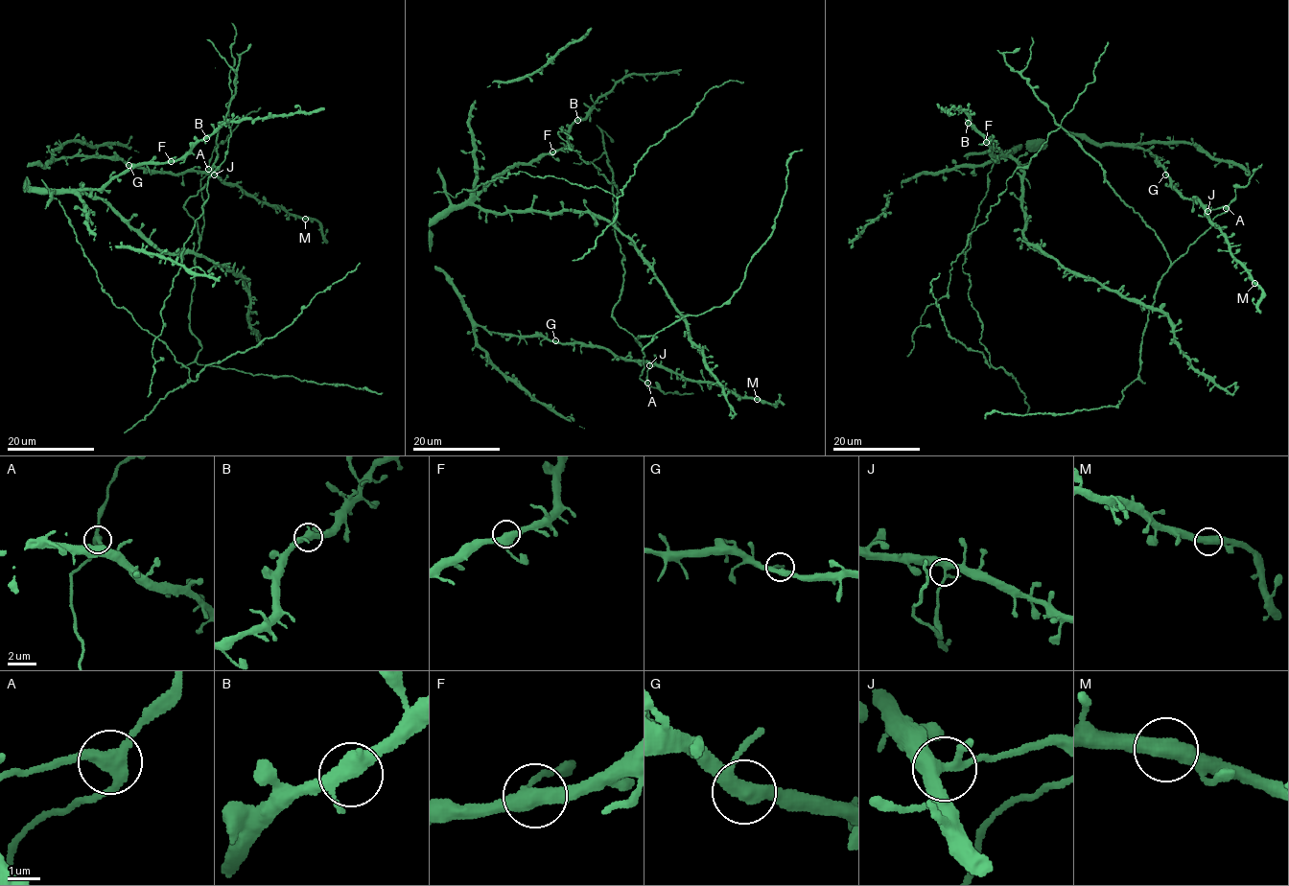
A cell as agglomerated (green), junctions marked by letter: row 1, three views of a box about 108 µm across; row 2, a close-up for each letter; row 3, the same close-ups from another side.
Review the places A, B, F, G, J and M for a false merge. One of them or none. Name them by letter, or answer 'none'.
A

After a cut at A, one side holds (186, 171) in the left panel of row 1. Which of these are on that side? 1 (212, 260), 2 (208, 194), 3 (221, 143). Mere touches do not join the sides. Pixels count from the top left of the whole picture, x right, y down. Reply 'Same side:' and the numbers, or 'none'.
Same side: 1, 2

